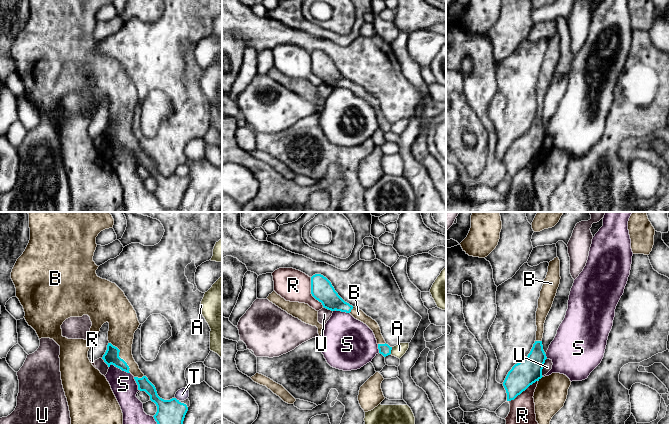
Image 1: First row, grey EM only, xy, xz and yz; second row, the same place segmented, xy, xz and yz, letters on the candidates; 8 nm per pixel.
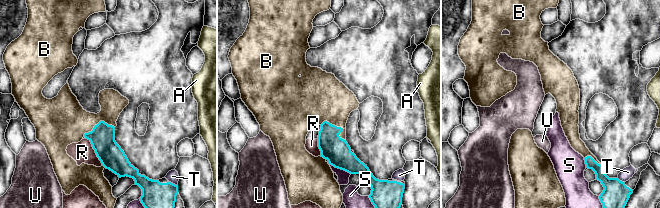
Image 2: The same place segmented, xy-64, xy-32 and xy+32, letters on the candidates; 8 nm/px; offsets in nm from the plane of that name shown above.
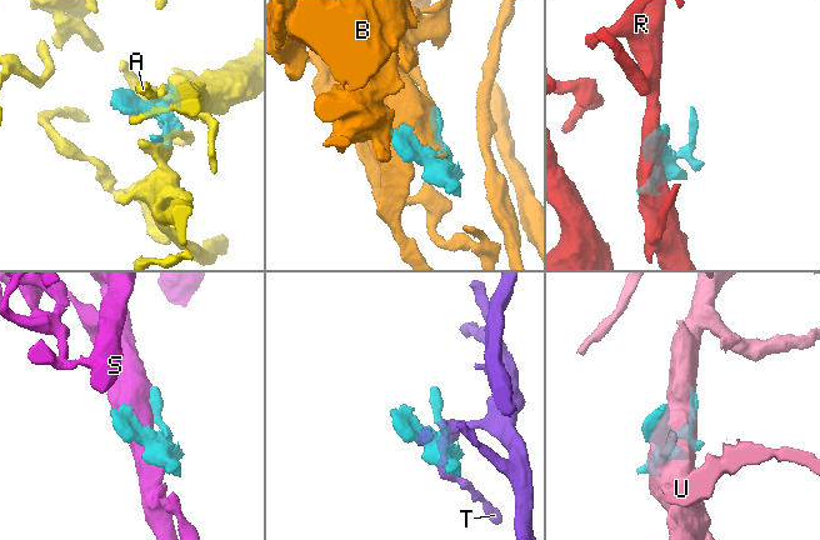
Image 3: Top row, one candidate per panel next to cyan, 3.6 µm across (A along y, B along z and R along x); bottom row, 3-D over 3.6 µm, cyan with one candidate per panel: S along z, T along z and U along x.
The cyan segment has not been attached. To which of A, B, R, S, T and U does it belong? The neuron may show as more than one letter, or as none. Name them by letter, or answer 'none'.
B

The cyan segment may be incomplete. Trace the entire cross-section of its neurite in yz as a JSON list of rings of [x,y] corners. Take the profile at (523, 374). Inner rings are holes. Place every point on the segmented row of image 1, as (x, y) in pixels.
[[[556,257],[549,262],[538,299],[535,343],[528,356],[512,367],[503,382],[507,401],[514,400],[530,385],[538,382],[533,396],[538,424],[550,424],[552,417],[564,406],[571,385],[570,379],[564,374],[552,373],[549,376],[542,376],[547,359],[542,345],[544,323],[552,307],[560,279],[560,260]]]

